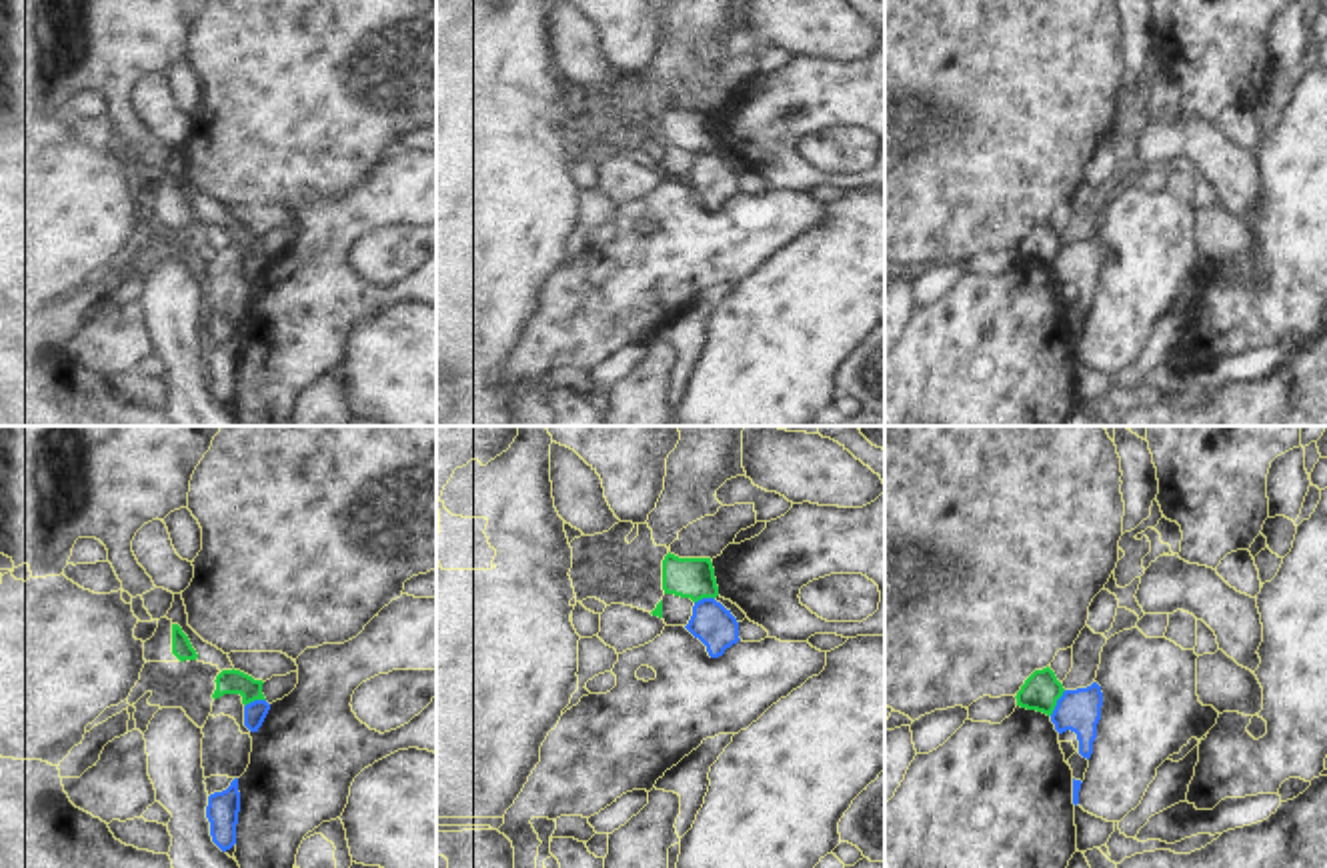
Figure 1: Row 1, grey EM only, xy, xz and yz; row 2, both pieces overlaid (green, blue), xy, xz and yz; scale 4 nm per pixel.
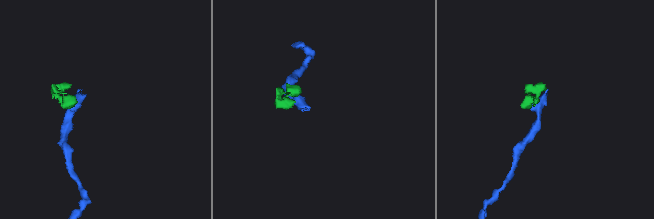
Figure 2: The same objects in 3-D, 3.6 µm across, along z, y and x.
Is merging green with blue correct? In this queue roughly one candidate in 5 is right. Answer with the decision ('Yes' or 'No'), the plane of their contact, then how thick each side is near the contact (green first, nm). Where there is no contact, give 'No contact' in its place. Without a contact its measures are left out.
No. Touches green in yz. Thickness 150 nm (green) against 180 nm.

